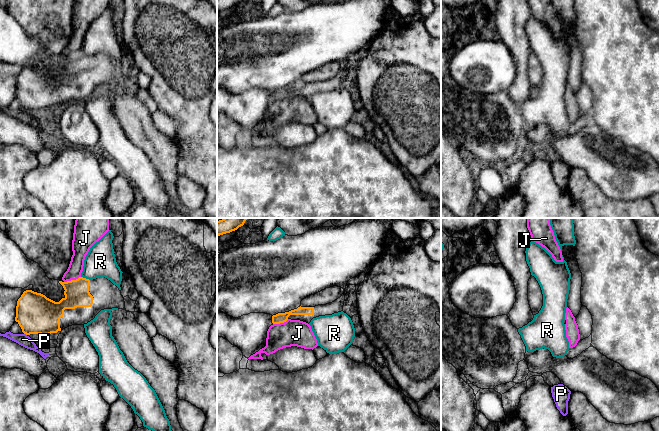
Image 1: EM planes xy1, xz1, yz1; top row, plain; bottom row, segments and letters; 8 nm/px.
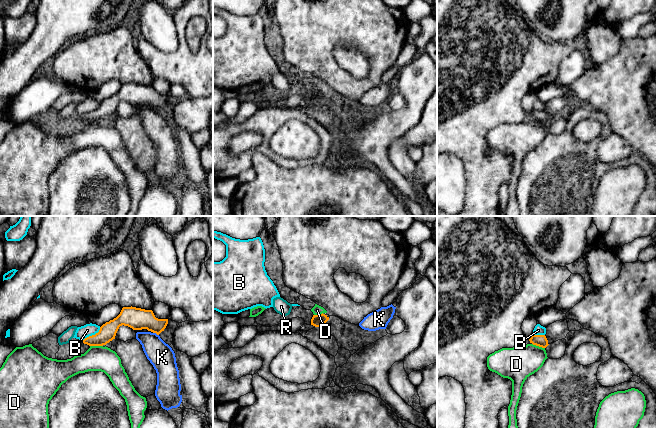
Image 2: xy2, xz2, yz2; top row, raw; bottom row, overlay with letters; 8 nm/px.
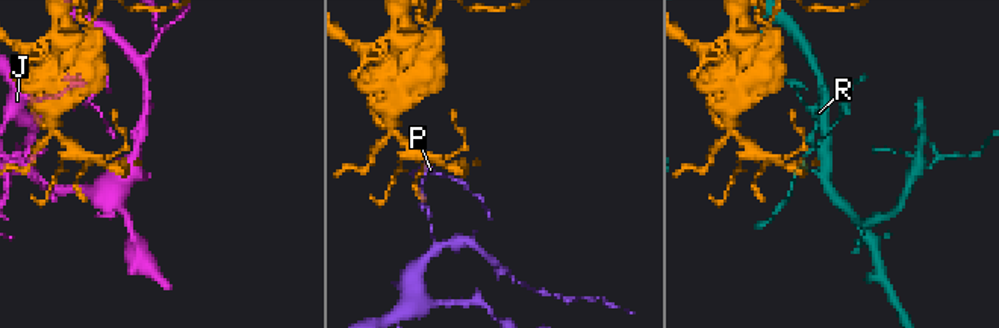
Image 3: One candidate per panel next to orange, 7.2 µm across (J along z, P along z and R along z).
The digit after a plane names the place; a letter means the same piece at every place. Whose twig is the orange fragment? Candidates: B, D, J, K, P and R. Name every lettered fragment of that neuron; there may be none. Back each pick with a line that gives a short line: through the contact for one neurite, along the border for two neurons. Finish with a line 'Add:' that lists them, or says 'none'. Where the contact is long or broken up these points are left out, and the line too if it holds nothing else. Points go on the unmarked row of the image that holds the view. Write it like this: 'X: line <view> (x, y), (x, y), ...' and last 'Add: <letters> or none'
Add: none

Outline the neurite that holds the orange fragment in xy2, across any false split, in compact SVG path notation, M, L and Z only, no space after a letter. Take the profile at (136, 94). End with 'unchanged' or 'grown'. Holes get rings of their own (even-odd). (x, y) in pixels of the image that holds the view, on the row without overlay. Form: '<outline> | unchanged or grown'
M123 83L120 90L106 98L100 103L95 111L83 116L89 122L103 122L115 115L120 102L128 102L133 106L147 105L159 111L168 100L168 95L158 95L152 86L145 86L136 83Z | unchanged

